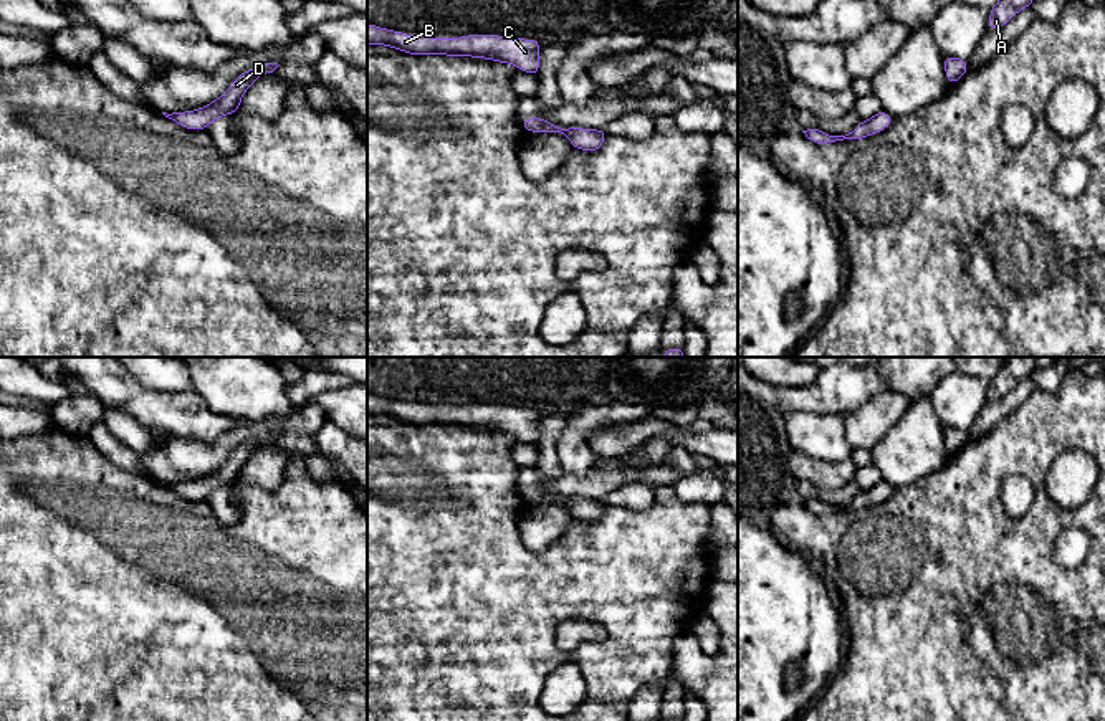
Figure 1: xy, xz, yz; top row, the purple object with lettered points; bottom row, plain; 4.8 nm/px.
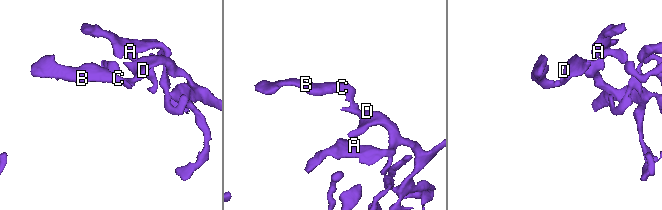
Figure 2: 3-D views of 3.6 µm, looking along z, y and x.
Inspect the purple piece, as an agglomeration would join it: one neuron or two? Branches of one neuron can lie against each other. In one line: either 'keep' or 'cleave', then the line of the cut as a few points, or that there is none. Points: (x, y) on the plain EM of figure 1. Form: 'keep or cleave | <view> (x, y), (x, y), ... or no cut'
keep | no cut

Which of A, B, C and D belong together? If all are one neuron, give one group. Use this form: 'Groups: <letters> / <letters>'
Groups: A B C D

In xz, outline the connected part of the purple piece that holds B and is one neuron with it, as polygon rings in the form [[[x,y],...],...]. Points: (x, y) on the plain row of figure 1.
[[[367,394],[367,415],[384,415],[399,422],[425,427],[470,427],[508,433],[519,442],[539,446],[541,410],[518,407],[500,407],[491,403],[465,405],[460,408],[428,408],[423,405],[407,405]]]

